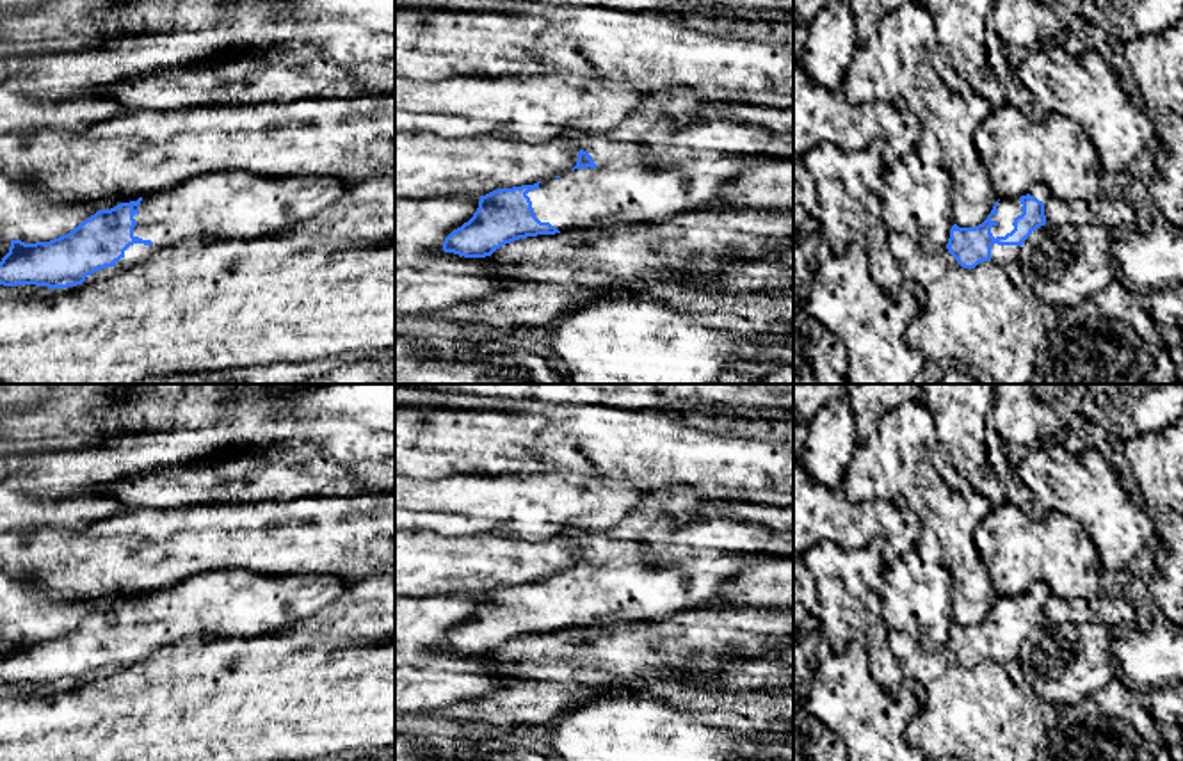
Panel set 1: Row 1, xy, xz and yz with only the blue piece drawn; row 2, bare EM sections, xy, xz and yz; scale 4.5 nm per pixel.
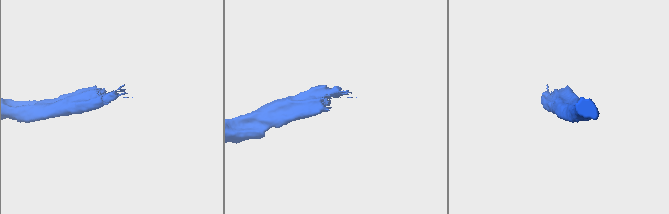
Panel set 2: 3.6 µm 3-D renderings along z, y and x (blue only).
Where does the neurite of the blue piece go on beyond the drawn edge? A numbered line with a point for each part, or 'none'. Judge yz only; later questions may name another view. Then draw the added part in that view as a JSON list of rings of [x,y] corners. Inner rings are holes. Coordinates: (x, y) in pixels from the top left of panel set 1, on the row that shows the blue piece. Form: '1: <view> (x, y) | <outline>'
1: yz (1007, 208) | [[[1000,199],[998,201],[998,213],[991,215],[991,220],[996,220],[998,224],[991,228],[993,236],[1005,236],[1014,229],[1012,222],[1018,215],[1023,213],[1019,199]]]

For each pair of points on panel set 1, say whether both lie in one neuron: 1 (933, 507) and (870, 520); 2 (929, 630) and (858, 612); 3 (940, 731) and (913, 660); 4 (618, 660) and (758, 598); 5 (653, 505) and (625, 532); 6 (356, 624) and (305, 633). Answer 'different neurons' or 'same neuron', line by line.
1: different neurons
2: different neurons
3: same neuron
4: different neurons
5: same neuron
6: same neuron

